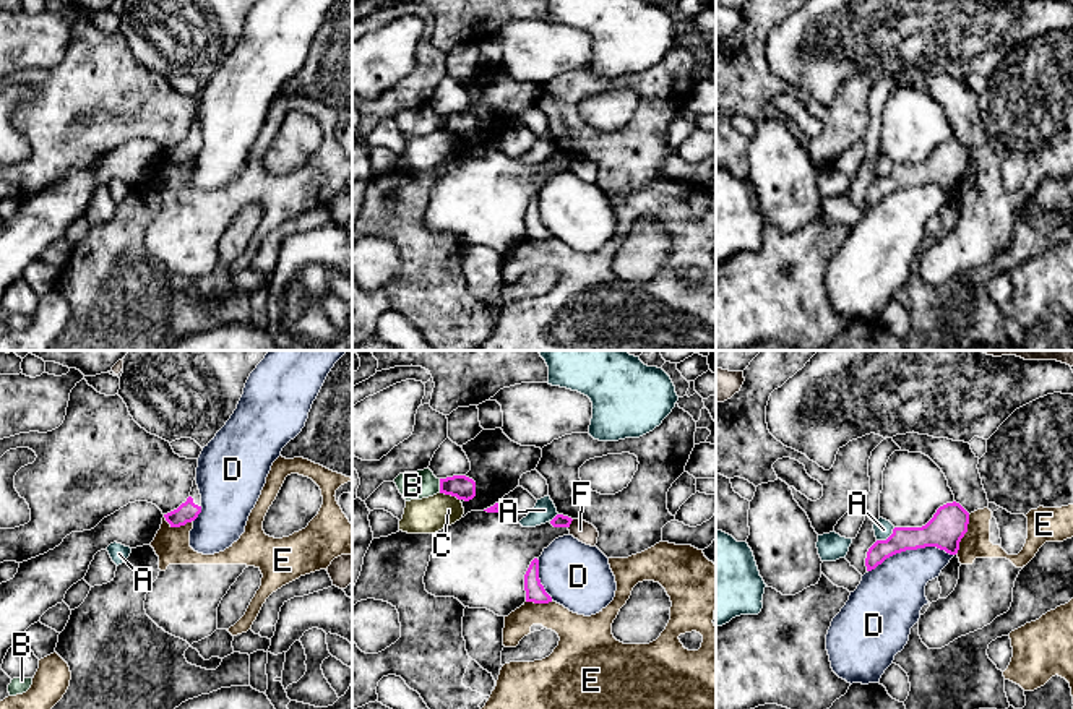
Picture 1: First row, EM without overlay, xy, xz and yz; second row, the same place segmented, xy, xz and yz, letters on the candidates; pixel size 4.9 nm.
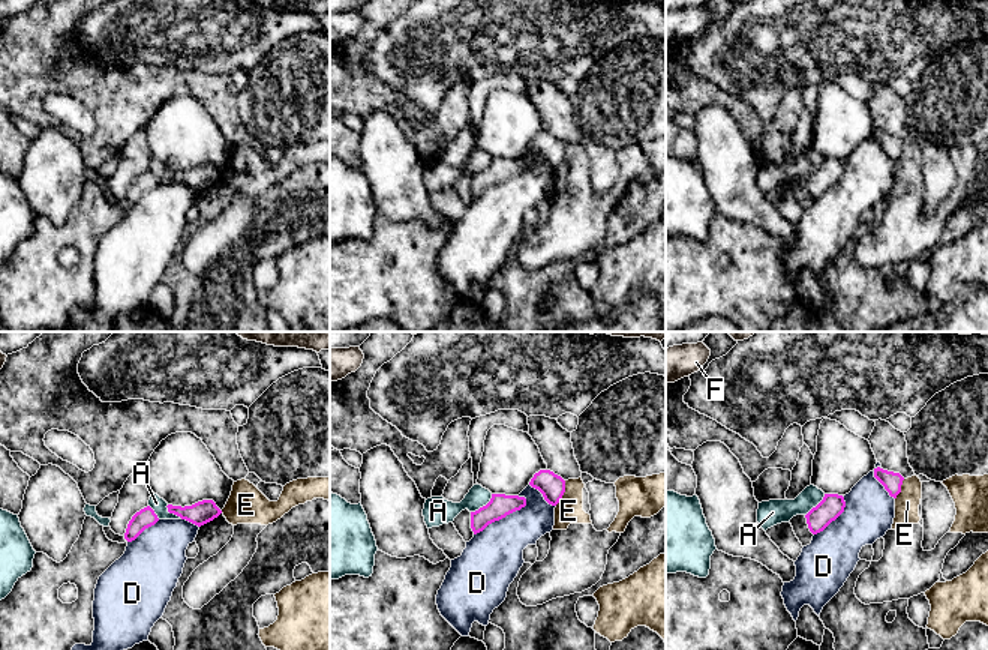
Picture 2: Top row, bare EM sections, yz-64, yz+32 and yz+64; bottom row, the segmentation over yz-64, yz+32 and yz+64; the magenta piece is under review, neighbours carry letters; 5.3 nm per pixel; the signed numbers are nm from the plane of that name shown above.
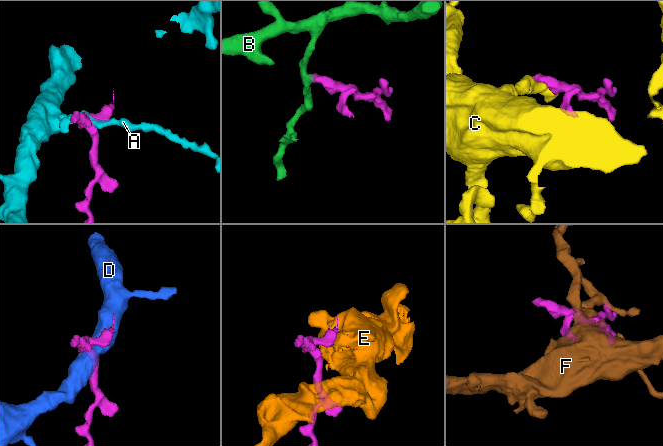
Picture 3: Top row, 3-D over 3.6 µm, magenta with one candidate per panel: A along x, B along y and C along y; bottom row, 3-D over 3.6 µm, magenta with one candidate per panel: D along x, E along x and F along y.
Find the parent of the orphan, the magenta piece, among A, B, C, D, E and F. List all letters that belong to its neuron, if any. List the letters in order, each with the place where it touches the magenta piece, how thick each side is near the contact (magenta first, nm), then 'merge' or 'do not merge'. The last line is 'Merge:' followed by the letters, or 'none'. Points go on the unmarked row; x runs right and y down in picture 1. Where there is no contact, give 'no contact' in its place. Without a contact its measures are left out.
A: meets magenta in yz at (888, 174); 150 nm thick on the magenta side, 90 nm on the other; do not merge
B: meets magenta in xz at (440, 122); 120 nm thick on the magenta side, 140 nm on the other; do not merge
C: meets magenta in xz at (450, 130); 120 nm thick on the magenta side, 180 nm on the other; do not merge
D: meets magenta in yz at (911, 185); 180 nm thick on the magenta side, 320 nm on the other; do not merge
E: meets magenta in yz at (965, 169); 180 nm thick on the magenta side, 140 nm on the other; do not merge
F: meets magenta in xz at (570, 159); 60 nm thick on the magenta side, 100 nm on the other; do not merge
Merge: none

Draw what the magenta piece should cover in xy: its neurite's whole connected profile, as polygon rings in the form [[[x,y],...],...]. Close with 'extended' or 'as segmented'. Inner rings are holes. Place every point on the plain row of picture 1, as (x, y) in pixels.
[[[195,114],[193,123],[187,138],[182,140],[177,146],[164,151],[164,154],[170,161],[170,164],[180,164],[180,162],[185,162],[187,159],[195,157],[200,149],[201,149],[201,131]]]; extended

